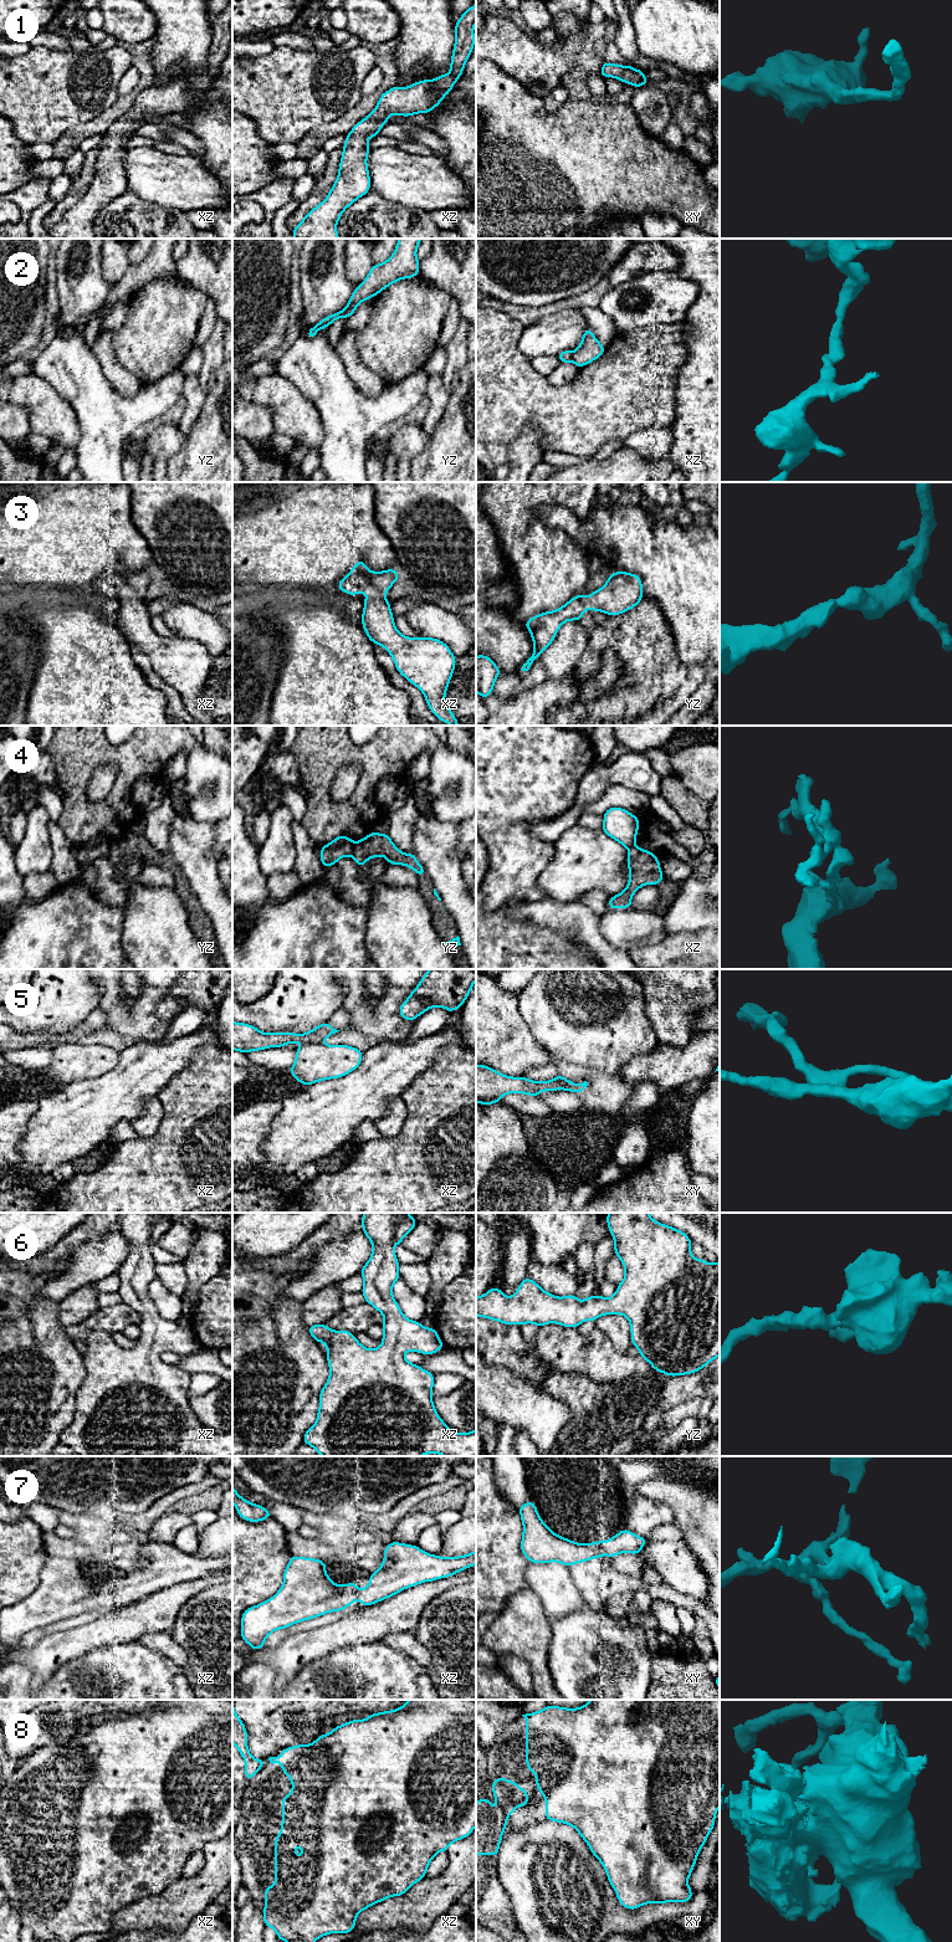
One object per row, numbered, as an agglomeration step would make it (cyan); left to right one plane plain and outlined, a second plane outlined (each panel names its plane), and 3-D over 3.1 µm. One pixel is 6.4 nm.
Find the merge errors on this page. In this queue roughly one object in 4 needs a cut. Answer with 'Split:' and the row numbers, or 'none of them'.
Split: 2, 4, 5, 8

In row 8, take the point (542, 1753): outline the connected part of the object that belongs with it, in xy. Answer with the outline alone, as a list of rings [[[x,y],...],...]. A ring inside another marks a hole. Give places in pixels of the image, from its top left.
[[[531,1732],[526,1733],[527,1769],[536,1774],[536,1787],[543,1797],[547,1795],[557,1776],[553,1768],[561,1767],[565,1761],[563,1749],[551,1737],[534,1737]]]

